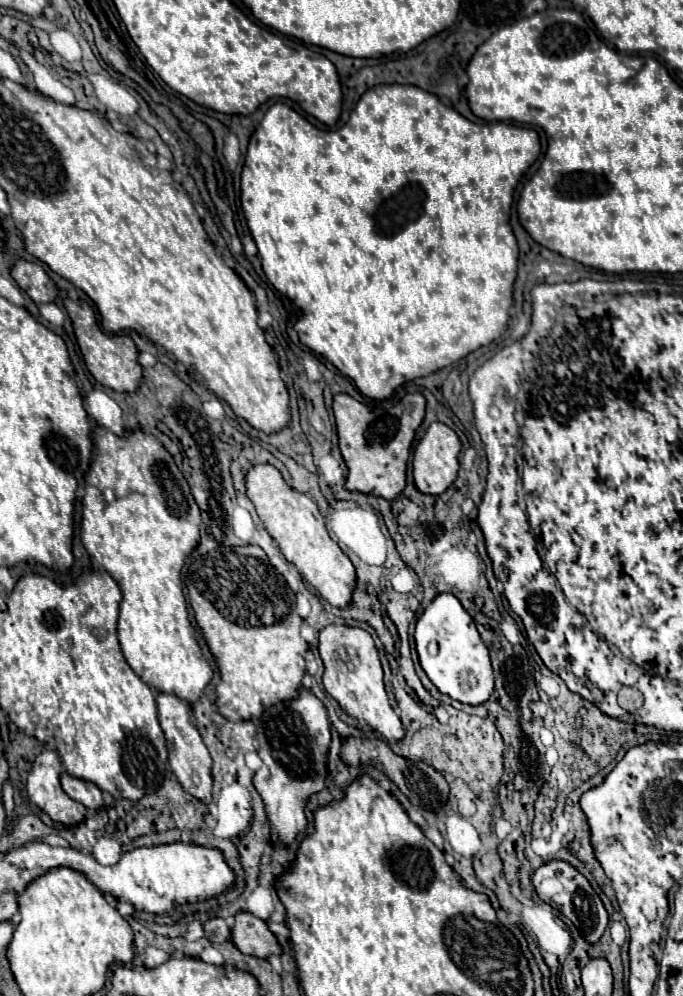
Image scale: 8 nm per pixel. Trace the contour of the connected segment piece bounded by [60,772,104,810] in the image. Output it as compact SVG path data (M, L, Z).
M62 772L62 776L60 776L60 784L62 784L64 792L66 792L70 798L82 802L86 808L90 808L90 810L100 810L100 808L104 808L104 806L102 806L102 804L104 804L102 792L100 792L100 788L98 788L96 784L86 782L86 780L80 780L80 778L74 778L74 776L66 774L66 772Z

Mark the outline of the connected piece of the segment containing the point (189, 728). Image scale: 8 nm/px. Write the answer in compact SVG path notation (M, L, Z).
M158 692L156 694L156 706L158 706L160 726L162 726L164 734L166 734L168 762L170 762L170 768L172 768L174 776L184 786L184 790L190 792L194 798L210 802L210 790L212 790L210 768L212 768L212 758L210 758L208 748L204 746L204 742L202 742L196 726L192 724L190 706L184 700L180 700L178 696L166 694L166 692Z

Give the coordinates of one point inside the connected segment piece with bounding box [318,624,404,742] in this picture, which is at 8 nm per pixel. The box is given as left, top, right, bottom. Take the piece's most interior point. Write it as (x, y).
(352, 673)

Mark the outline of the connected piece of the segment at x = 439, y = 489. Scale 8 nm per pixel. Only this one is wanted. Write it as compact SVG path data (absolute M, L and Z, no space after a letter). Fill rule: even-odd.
M434 422L430 424L430 428L426 430L426 434L422 436L422 440L418 442L416 450L414 450L414 482L416 488L424 494L442 494L454 480L458 474L458 452L460 452L460 440L456 436L454 430L450 430L446 424L442 422Z

